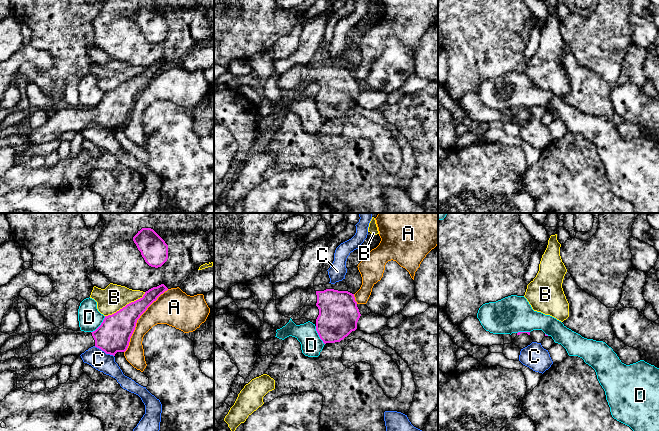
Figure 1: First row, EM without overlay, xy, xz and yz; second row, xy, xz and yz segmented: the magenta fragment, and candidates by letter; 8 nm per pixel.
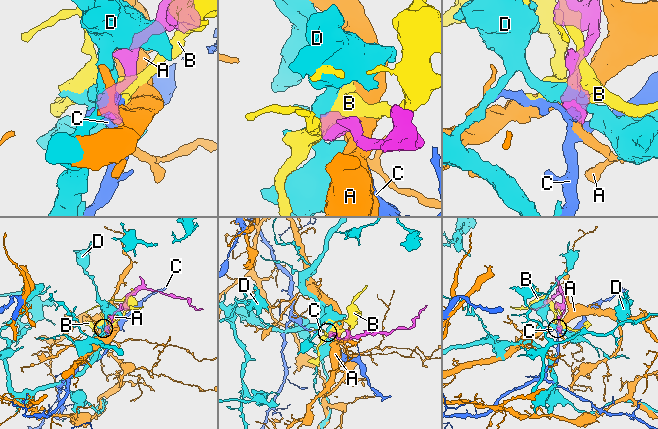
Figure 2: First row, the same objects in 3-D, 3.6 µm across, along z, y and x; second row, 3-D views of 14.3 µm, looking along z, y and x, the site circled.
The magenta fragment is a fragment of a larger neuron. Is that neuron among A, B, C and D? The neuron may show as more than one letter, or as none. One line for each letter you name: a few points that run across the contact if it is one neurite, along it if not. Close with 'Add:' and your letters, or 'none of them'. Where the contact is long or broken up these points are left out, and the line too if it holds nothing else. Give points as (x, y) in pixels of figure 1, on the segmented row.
Add: none of them

